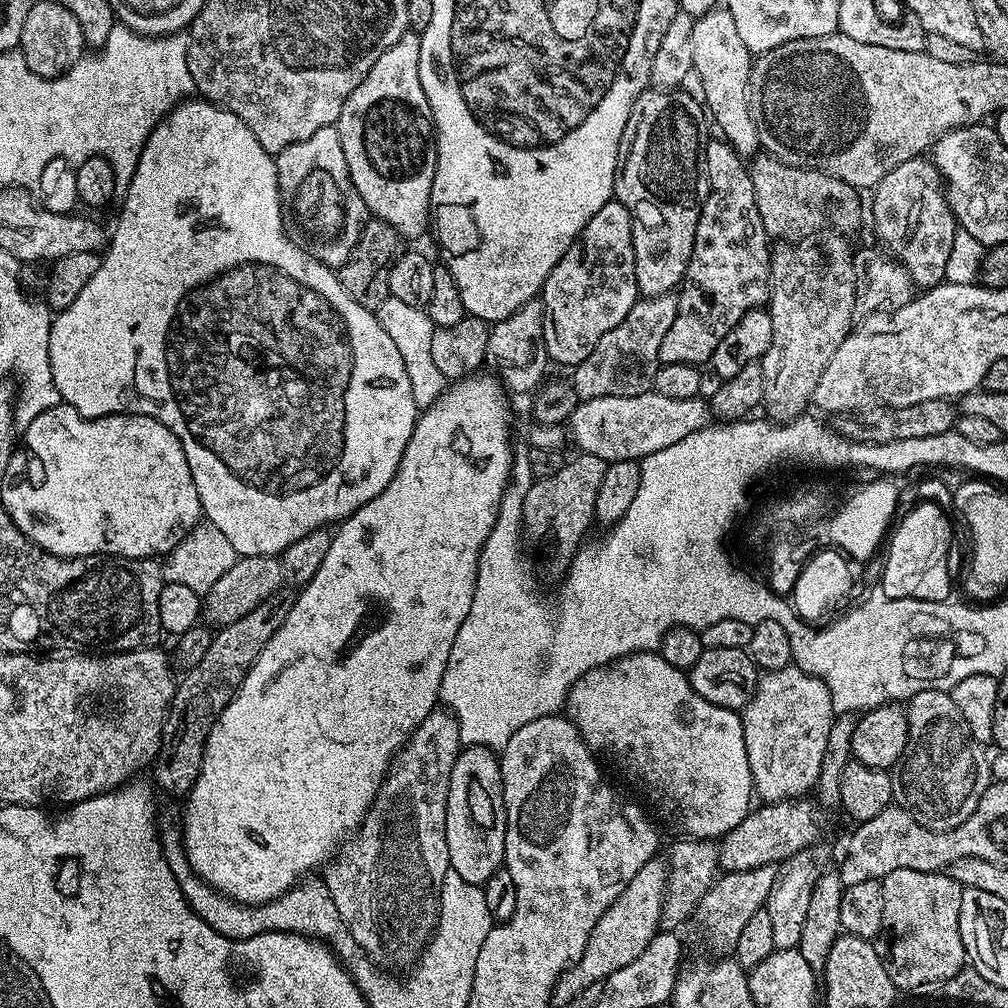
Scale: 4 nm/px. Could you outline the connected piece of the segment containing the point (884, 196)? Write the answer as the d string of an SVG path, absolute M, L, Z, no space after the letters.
M926 156L907 159L906 162L890 170L889 174L875 185L871 196L870 220L873 220L876 226L876 234L882 242L880 244L904 265L914 286L927 290L943 283L947 259L950 258L958 225L945 194L943 176L933 161Z

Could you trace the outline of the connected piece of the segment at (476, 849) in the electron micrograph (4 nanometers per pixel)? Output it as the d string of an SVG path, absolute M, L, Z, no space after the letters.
M465 747L454 762L454 770L450 770L450 786L446 802L446 846L450 850L449 869L454 874L458 874L458 878L482 886L495 872L501 871L504 862L507 825L497 753L490 748Z

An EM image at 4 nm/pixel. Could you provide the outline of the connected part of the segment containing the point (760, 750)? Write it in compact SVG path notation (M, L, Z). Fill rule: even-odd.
M789 666L759 677L740 721L746 738L746 758L750 758L752 786L763 803L799 800L815 789L833 719L830 690L803 667Z

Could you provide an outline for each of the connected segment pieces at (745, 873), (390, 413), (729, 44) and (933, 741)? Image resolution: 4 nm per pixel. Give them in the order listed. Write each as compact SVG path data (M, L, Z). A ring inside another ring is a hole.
M777 865L758 866L758 870L738 870L724 872L719 878L712 881L706 898L702 898L694 913L695 923L704 927L708 940L717 948L717 953L728 954L733 951L738 934L742 934L746 921L754 918L758 909L768 903L768 895L774 886L778 875Z
M189 98L177 104L163 120L154 126L150 138L140 152L140 161L134 170L134 178L130 182L128 191L123 193L122 200L124 200L124 205L120 208L120 221L117 222L116 229L111 229L106 251L98 266L98 274L94 274L94 278L90 278L90 282L86 282L82 294L78 294L78 298L74 298L74 302L70 302L68 308L61 308L55 313L52 321L50 362L54 370L54 386L58 386L61 401L74 406L74 410L78 410L78 414L91 420L126 412L133 416L149 416L162 422L162 426L166 426L182 442L182 450L186 454L186 462L190 462L190 474L194 478L194 486L198 490L203 519L207 523L218 526L218 530L222 530L222 534L226 534L226 539L230 541L230 546L234 546L237 557L279 557L294 542L298 542L298 538L306 538L306 534L310 534L314 530L328 528L337 522L344 521L346 517L354 515L363 504L370 502L370 498L382 494L382 490L386 490L390 478L394 478L394 474L398 470L398 462L402 462L402 454L406 450L406 442L410 442L410 434L414 434L418 409L414 402L410 375L406 372L406 365L402 362L402 355L398 354L393 339L378 322L375 311L360 306L347 292L346 286L342 284L339 275L333 269L318 262L318 258L311 256L307 248L297 244L288 235L284 222L284 211L280 205L276 161L273 153L262 150L258 138L254 138L254 134L250 134L250 126L246 126L246 122L242 122L242 118L230 114L230 110L219 108L216 104L210 104L203 98Z
M723 6L711 8L706 14L694 19L694 62L692 71L698 74L706 93L703 107L707 115L720 127L719 135L739 154L751 158L761 151L758 126L750 114L748 83L752 69L753 53L734 27L728 9Z
M927 688L907 701L908 741L900 763L892 772L895 807L906 810L914 822L935 832L962 826L978 806L982 794L993 783L992 765L985 745L970 734L951 695L939 688Z

